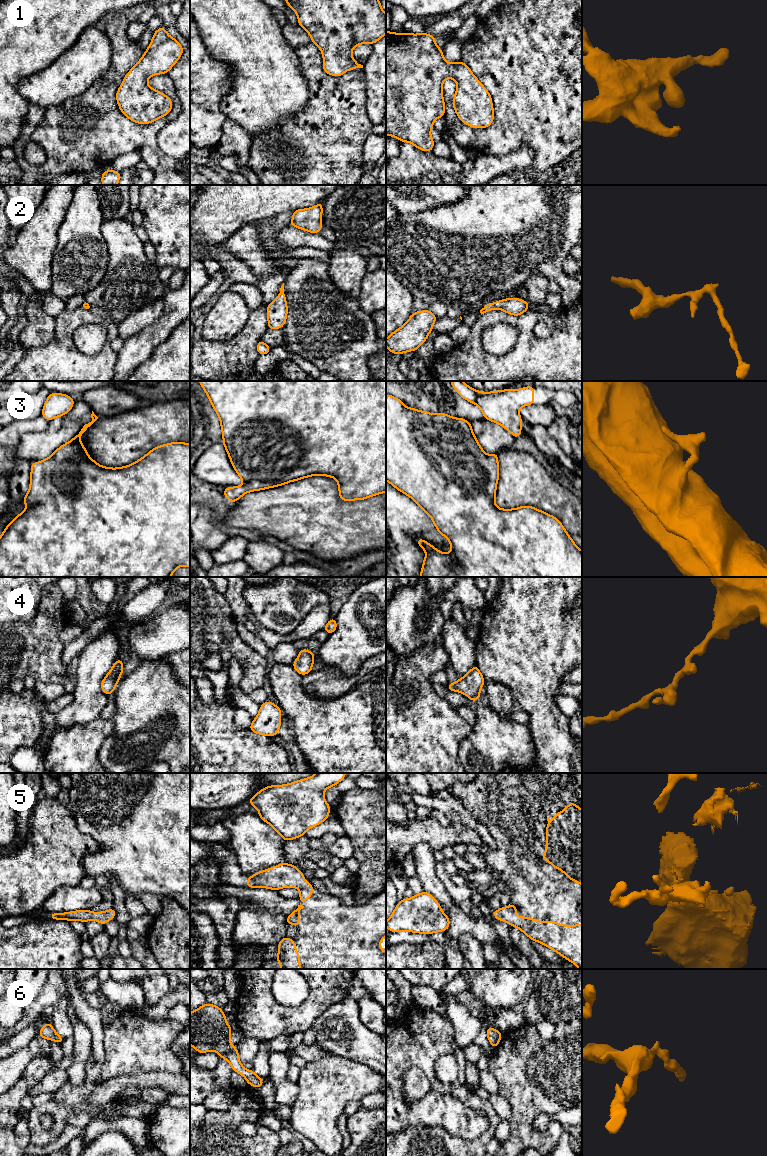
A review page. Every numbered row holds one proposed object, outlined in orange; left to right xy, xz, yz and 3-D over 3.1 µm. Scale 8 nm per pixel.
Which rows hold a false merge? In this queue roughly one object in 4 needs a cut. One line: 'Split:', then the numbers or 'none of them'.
Split: none of them

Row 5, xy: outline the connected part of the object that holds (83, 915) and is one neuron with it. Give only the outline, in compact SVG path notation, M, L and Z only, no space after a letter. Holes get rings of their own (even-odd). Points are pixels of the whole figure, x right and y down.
M111 908L103 912L91 912L90 910L78 910L65 913L53 913L50 912L50 919L59 920L64 919L67 921L80 920L86 923L89 920L96 920L100 924L105 925L110 919L114 919L116 916L116 911L114 908Z

